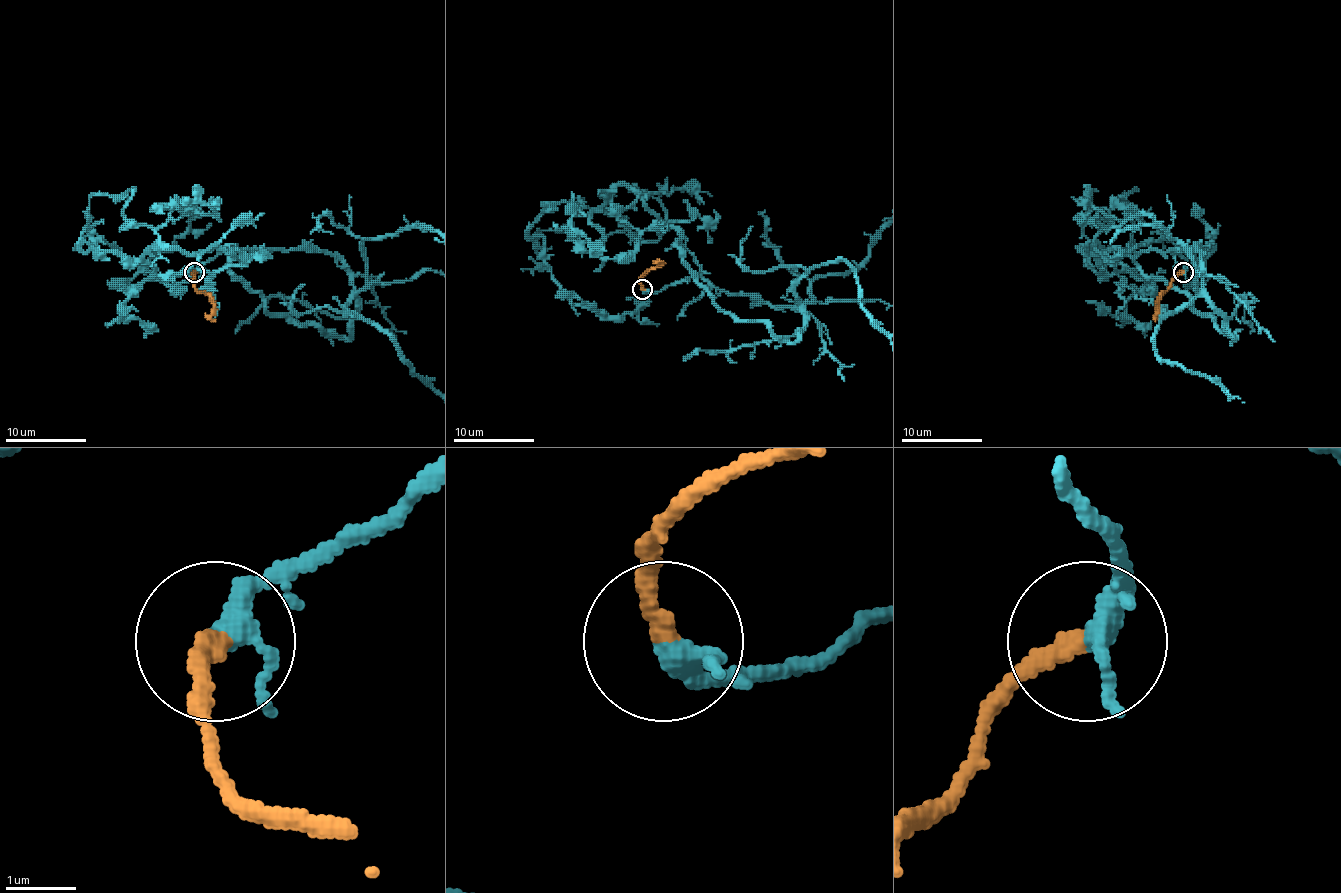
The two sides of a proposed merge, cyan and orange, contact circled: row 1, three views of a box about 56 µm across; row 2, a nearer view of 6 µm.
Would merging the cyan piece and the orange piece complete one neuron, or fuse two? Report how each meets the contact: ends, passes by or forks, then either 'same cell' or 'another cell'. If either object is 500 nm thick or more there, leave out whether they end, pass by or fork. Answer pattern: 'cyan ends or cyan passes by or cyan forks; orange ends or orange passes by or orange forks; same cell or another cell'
cyan passes by; orange ends; same cell

